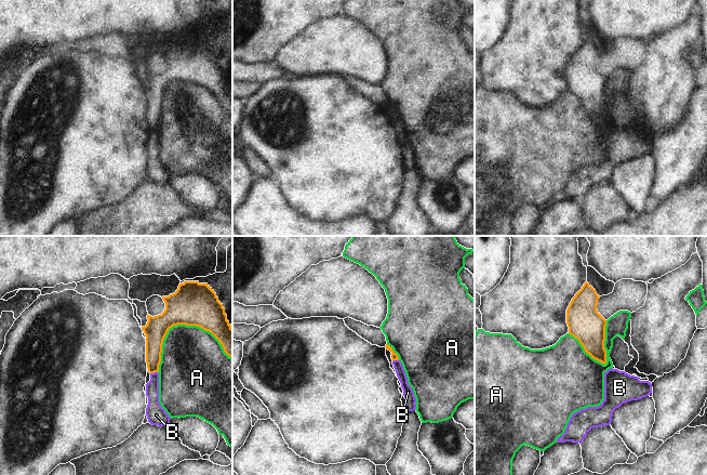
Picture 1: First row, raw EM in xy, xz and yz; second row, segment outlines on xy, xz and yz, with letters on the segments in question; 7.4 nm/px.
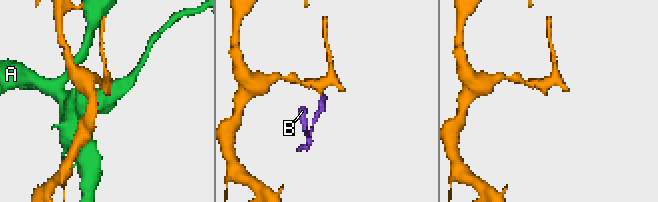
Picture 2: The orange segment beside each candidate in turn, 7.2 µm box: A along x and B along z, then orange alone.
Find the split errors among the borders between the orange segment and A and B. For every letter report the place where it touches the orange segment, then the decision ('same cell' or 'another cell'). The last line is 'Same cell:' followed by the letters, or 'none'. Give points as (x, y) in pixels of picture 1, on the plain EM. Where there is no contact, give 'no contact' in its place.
A: meets orange in xy at (181, 81); another cell
B: meets orange in xy at (154, 130); another cell
Same cell: none

